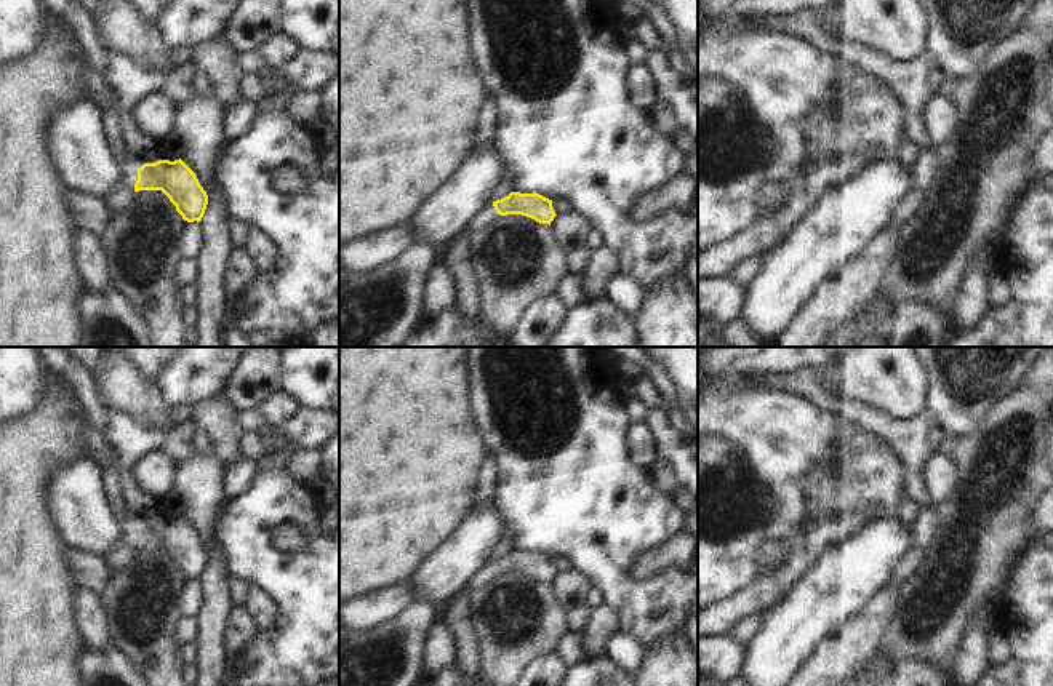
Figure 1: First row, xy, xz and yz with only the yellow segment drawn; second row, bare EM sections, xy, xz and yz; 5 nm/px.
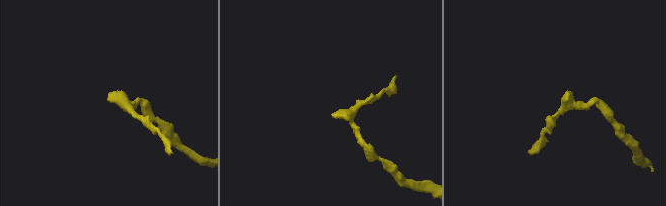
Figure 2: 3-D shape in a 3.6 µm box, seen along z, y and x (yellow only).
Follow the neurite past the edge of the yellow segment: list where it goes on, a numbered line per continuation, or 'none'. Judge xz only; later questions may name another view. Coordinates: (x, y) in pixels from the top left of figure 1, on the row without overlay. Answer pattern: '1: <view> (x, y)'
1: xz (487, 571)

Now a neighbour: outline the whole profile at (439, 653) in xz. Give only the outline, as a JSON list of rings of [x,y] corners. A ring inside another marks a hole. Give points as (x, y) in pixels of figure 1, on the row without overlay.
[[[445,622],[434,624],[426,636],[422,672],[435,673],[456,662],[456,644],[451,628]]]

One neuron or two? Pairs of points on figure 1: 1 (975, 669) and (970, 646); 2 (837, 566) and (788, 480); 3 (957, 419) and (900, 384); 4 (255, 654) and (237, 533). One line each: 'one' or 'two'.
1: one
2: two
3: two
4: one

